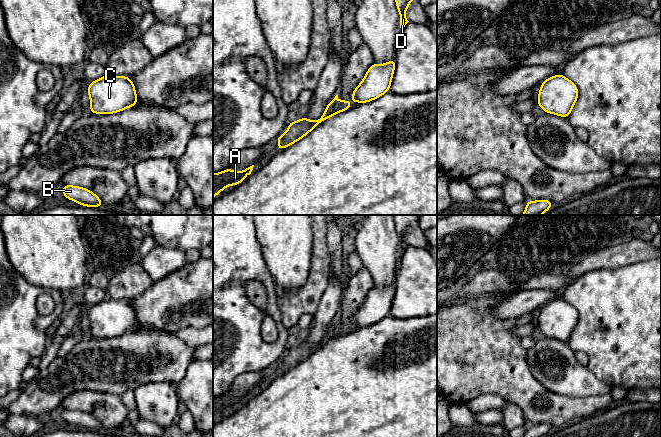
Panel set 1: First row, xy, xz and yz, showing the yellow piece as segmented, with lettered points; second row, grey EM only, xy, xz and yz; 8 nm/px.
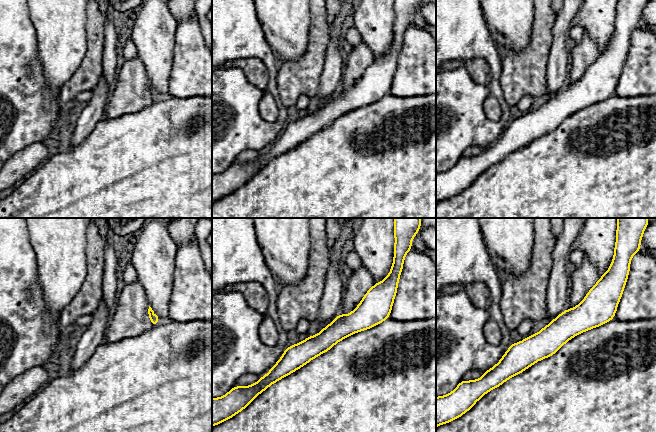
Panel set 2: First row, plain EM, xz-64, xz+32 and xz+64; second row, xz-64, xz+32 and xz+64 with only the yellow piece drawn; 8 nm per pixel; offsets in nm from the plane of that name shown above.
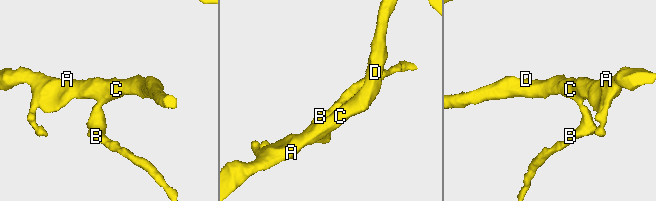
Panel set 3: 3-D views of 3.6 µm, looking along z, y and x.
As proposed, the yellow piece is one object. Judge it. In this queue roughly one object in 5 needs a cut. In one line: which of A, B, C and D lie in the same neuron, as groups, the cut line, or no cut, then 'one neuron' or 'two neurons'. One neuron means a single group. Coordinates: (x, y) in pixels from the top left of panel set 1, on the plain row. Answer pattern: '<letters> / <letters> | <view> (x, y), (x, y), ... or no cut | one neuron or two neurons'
A B C D | no cut | one neuron

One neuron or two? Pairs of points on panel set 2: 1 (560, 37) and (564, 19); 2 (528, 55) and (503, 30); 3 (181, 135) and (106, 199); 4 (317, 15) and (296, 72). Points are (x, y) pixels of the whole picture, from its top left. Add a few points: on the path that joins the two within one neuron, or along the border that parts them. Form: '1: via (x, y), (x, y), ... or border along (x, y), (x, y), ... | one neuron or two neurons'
1: via (560, 33), (562, 23) | one neuron
2: border along (531, 27), (529, 42), (521, 50), (499, 46) | two neurons
3: via (162, 154), (125, 191) | one neuron
4: via (317, 29), (317, 48), (310, 58) | one neuron

